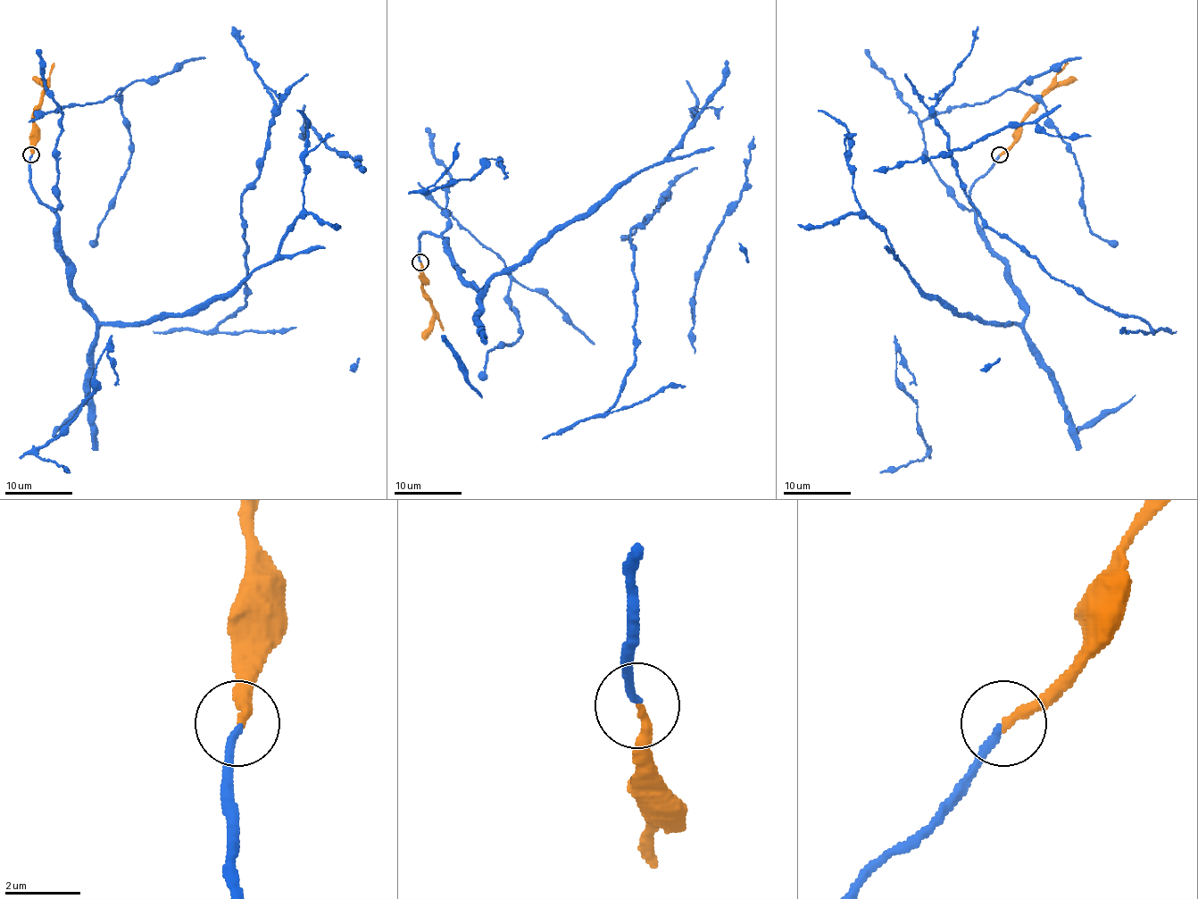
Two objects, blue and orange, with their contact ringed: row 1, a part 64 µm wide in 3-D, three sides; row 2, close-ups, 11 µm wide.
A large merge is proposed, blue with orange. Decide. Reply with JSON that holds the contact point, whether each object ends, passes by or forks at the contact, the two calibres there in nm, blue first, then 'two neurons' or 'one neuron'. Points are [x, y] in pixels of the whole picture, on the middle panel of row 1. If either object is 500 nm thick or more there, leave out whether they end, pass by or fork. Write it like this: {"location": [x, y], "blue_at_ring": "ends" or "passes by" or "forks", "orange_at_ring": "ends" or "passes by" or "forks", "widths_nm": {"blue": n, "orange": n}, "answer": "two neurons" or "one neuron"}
{"location": [420, 262], "blue_at_ring": "ends", "orange_at_ring": "ends", "widths_nm": {"blue": 220, "orange": 240}, "answer": "one neuron"}

